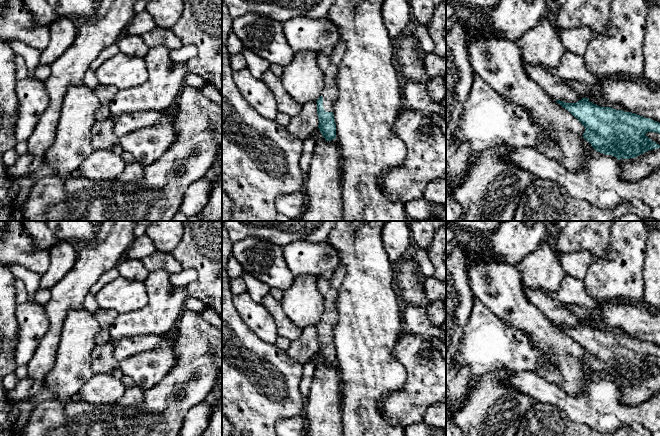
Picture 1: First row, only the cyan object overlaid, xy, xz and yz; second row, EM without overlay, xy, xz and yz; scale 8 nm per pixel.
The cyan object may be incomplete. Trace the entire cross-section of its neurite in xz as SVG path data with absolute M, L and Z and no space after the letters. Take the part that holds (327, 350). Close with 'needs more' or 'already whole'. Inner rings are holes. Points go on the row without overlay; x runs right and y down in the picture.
M339 263L329 279L319 279L318 289L324 302L324 310L317 326L318 352L326 365L336 362L336 348L333 330L338 322L337 297L345 276L344 266Z; needs more

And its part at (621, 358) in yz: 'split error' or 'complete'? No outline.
complete

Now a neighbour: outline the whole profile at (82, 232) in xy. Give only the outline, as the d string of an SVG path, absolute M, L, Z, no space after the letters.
M43 221L58 240L75 241L83 245L97 239L98 227L91 221Z

